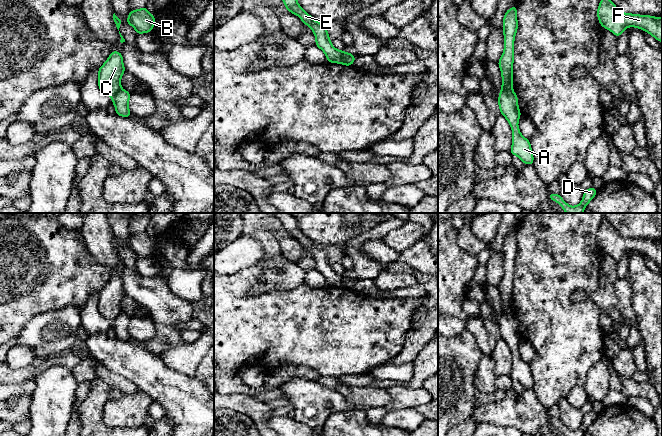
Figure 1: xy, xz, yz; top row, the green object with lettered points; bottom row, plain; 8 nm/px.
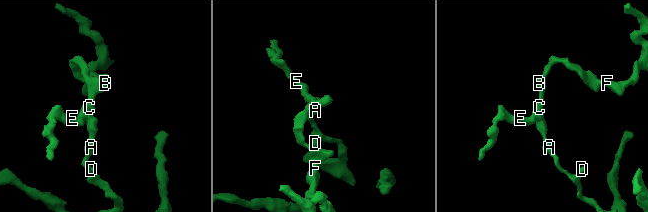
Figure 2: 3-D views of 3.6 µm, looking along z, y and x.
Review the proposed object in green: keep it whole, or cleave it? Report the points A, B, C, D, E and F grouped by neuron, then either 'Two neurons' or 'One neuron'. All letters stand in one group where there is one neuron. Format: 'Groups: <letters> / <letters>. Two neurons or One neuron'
Groups: A D / B C E F. Two neurons

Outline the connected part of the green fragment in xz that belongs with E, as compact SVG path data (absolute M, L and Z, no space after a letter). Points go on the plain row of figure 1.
M290 213L270 214L280 220L288 236L299 240L302 246L312 253L316 262L315 269L325 277L328 286L339 287L343 275L333 271L328 260L327 252L321 246L317 246L312 240L302 233L302 231L297 226L295 217L293 217Z

